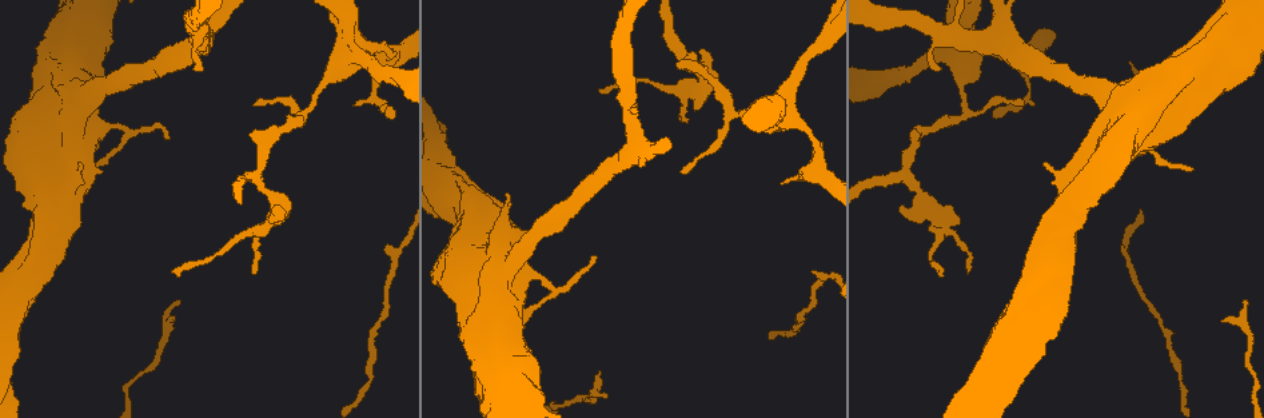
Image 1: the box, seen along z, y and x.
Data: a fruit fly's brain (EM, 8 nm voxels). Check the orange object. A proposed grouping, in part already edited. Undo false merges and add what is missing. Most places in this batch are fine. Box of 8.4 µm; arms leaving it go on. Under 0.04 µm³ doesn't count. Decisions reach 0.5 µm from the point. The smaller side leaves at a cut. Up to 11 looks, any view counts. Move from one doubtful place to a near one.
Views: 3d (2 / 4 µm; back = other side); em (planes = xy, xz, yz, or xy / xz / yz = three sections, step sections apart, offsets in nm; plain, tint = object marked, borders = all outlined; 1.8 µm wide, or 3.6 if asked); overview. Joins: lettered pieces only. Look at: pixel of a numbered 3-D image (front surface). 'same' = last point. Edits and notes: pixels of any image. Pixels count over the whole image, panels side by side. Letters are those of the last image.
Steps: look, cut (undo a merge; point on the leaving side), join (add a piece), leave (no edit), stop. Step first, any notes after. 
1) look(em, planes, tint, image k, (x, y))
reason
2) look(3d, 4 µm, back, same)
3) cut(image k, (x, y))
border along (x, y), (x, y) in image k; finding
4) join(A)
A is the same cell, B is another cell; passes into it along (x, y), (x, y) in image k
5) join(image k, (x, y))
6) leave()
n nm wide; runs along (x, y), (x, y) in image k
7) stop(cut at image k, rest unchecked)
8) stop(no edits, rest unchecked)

look(em, planes, tint, image 1, (818, 166))
calibre changes

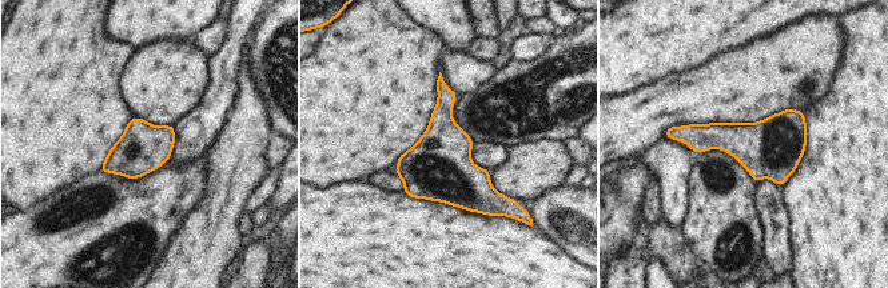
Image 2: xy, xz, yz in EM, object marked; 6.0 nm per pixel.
look(em, planes, borders, same)

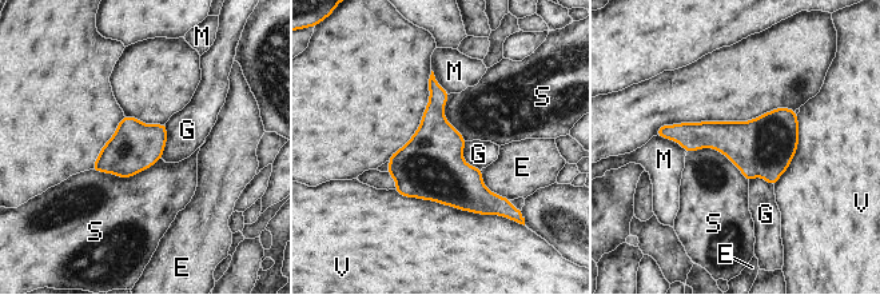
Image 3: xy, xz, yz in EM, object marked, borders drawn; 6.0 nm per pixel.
leave()
V touches over 650 nm; E, G, M, S and V are other cells; border along (160, 156), (127, 178), (90, 170) in image 3; one neuron here

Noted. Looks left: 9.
look(3d, 4 µm, image 1, (202, 37))
sharp bend

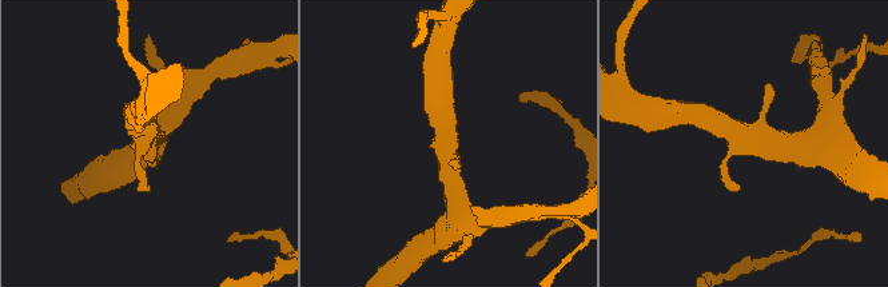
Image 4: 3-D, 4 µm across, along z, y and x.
look(em, xy, step 16, tint, image 4, (148, 136))

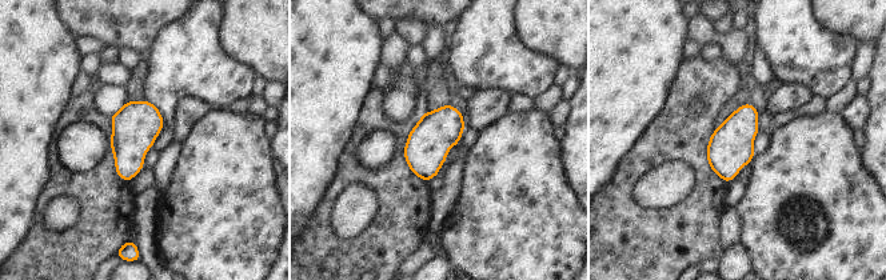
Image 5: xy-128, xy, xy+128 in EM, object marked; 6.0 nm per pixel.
look(em, xz, step 16, borders, same)

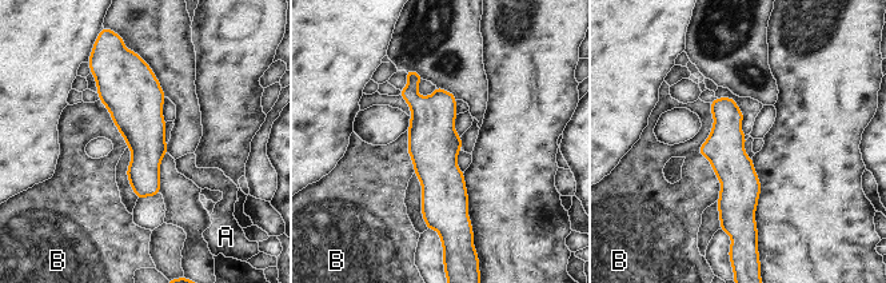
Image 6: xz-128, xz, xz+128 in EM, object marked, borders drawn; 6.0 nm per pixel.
leave()
A and B are other cells; border along (709, 103), (698, 152), (718, 200) in image 6; one neuron here

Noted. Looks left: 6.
look(em, planes, borders, image 1, (693, 92))
sharp bend

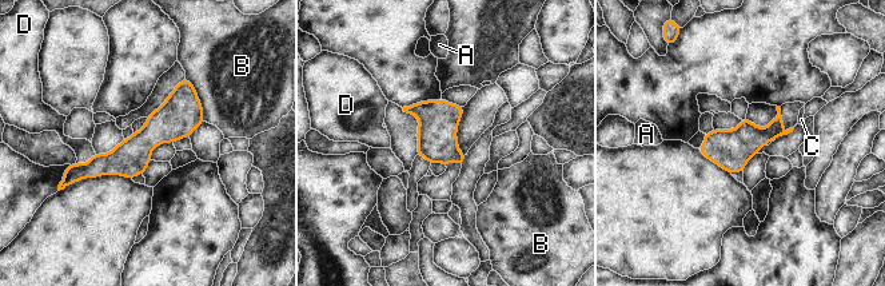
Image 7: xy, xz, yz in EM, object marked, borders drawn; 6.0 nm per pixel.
leave()
A, B, C and D are other cells; runs along (188, 86), (126, 159), (72, 173) in image 7; one neuron here

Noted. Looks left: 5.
look(em, planes, tint, image 1, (506, 194))
stops while still wide

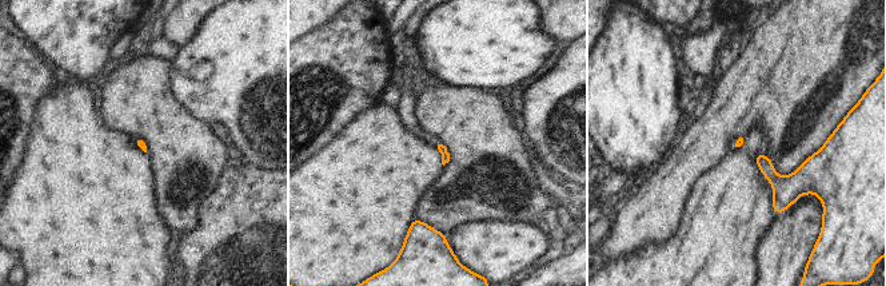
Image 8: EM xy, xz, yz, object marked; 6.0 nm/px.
look(em, planes, borders, same)
see the neighbours

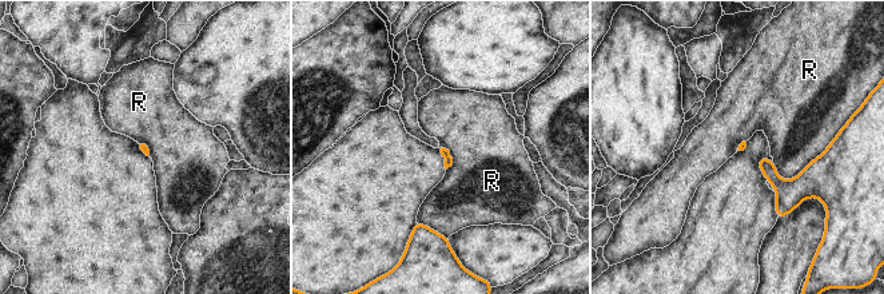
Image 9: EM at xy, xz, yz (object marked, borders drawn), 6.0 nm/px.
leave()
R is another cell; border along (832, 139), (792, 178), (777, 175) in image 9; none of them fits

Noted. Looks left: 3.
stop(no edits, rest unchecked)

